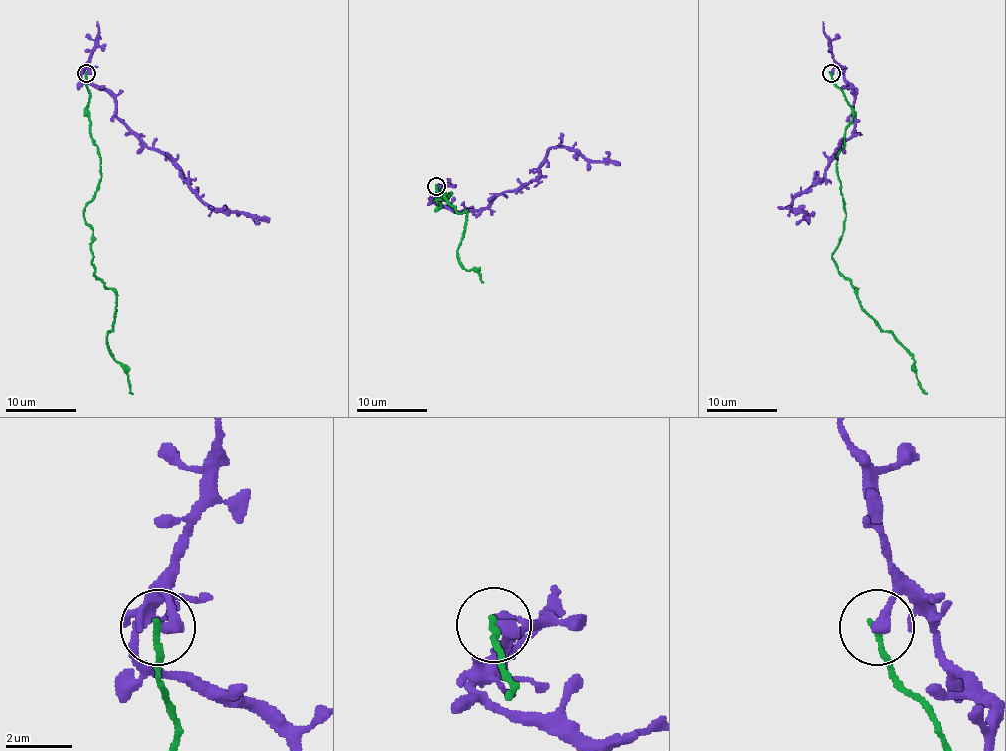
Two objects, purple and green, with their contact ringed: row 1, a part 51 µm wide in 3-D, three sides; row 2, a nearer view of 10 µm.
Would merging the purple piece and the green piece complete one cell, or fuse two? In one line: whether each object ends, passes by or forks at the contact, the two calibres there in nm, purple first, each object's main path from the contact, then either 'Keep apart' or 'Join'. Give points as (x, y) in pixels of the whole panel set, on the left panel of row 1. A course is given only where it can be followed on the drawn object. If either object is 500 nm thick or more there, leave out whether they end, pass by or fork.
At the ring purple ends. At the ring green ends. Thickness 380 nm (purple) against 200 nm. Course of purple: (87, 73), (85, 67), (82, 78), (114, 97), (115, 115), (149, 147), (160, 151), (204, 202), (270, 220). Course of green: (85, 73), (101, 179), (83, 213), (92, 231), (94, 273), (115, 303), (108, 351), (133, 394). Keep apart

